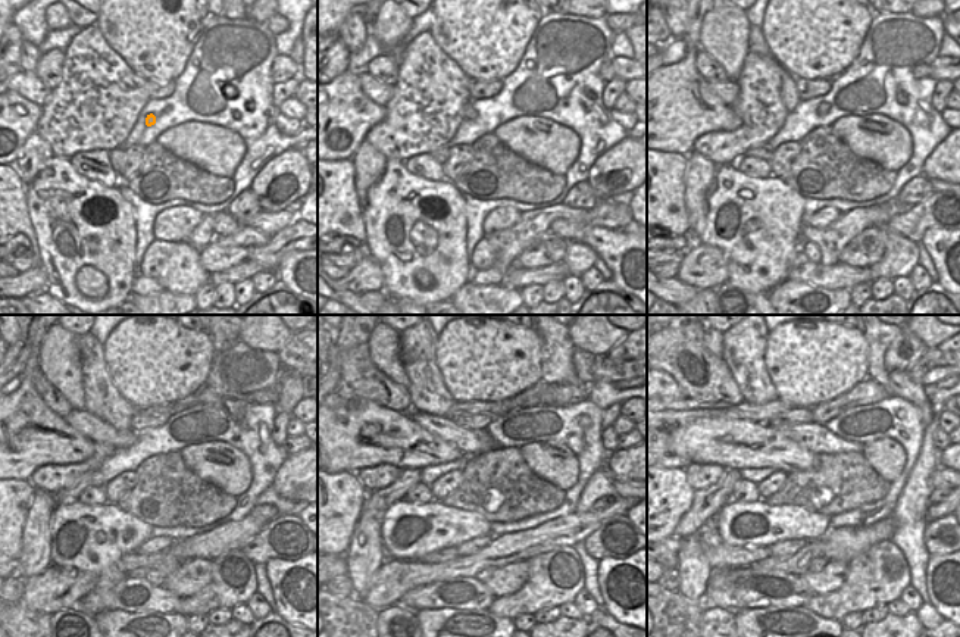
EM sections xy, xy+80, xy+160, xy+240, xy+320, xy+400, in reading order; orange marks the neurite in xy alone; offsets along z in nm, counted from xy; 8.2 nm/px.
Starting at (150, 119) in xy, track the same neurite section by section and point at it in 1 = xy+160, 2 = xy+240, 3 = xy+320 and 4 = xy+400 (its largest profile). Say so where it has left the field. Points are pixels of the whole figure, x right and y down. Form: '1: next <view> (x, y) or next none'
1: next xy+160 (788, 91)
2: next xy+240 (103, 400)
3: next xy+320 (428, 394)
4: next xy+400 (744, 344)

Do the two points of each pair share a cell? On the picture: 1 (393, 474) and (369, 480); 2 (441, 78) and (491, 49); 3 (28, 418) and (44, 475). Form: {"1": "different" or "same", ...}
{"1": "same", "2": "different", "3": "different"}

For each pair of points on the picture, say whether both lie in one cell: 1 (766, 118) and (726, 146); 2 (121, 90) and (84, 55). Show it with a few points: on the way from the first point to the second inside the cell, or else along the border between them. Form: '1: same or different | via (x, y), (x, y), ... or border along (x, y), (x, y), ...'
1: same | via (756, 128), (737, 143)
2: same | via (112, 81), (93, 62)

